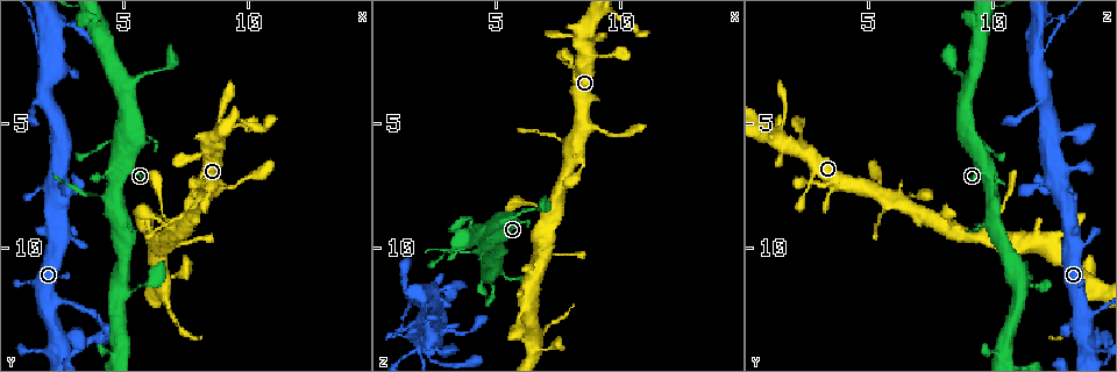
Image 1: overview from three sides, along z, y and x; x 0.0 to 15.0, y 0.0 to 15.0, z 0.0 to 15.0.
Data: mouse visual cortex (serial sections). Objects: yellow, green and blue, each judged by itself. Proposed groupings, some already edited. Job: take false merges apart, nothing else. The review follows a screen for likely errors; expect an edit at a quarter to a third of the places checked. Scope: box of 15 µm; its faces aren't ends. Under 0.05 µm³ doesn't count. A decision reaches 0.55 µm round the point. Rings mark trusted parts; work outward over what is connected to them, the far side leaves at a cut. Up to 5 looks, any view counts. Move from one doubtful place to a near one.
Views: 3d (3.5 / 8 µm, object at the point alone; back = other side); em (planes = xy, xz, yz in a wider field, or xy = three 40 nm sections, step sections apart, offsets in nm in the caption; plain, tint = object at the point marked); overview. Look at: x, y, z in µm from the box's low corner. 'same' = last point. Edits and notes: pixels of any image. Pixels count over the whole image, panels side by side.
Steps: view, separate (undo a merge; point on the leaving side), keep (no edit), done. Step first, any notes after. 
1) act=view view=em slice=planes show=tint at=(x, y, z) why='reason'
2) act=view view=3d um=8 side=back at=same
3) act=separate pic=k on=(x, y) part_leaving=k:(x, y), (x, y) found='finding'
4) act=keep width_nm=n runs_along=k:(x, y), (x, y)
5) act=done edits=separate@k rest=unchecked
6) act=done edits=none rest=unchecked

act=view view=3d um=3.5 at=(1.6, 1.8, 12.2) why='calibre changes'

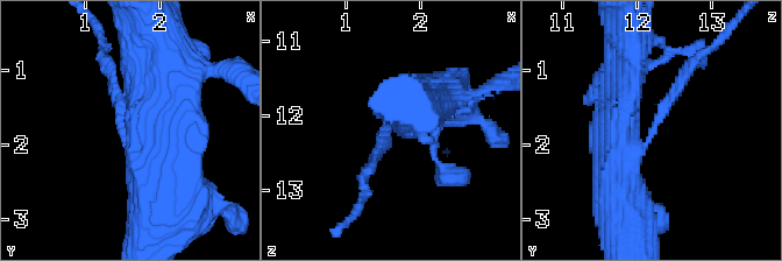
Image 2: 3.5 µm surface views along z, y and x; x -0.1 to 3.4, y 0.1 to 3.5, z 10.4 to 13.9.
act=view view=em slice=xy step=3 show=tint at=(1.55, 1.85, 12.20) arm_widths_nm=200,600 why='now the EM'

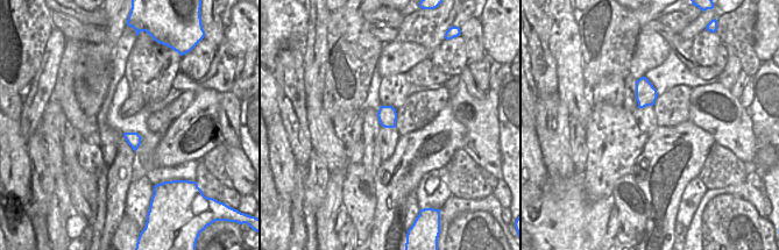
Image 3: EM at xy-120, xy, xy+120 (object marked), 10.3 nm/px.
act=separate pic=2 on=(676, 91) part_leaving=2:(655, 122), (691, 62), (722, 37) found='a second cell is stuck on'

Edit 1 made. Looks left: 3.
act=view view=3d um=8 at=(1.8, 12.7, 14.2) why='sudden change in width'

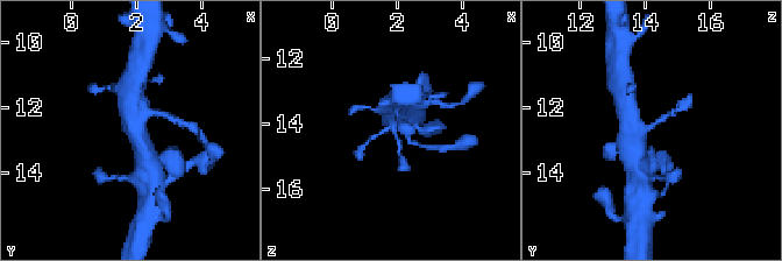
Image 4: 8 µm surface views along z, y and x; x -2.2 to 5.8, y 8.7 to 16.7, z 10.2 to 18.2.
act=view view=3d um=3.5 side=back at=(1.9, 12.6, 14.2)

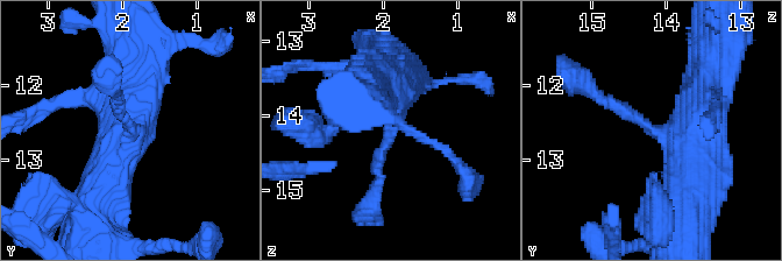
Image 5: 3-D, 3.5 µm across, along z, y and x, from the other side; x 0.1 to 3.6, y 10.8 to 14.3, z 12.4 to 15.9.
act=keep runs_along=5:(701, 119), (695, 145), (665, 138), (594, 91) found='one cell here'

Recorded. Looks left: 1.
act=done edits=separate@2 rest=unchecked

